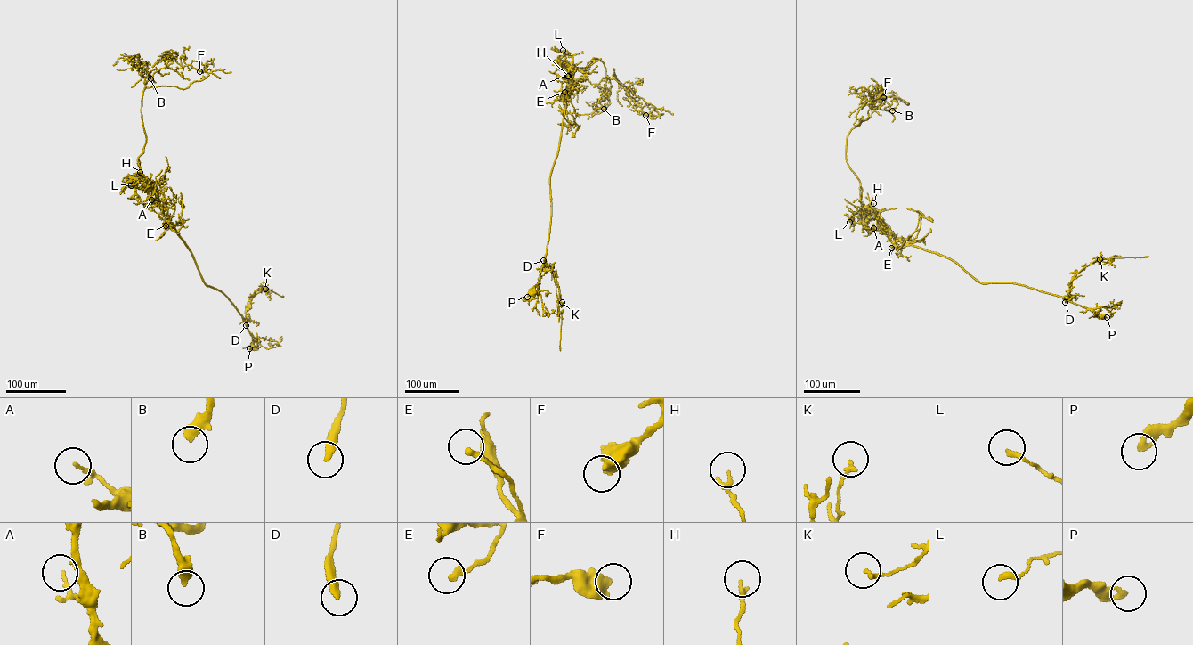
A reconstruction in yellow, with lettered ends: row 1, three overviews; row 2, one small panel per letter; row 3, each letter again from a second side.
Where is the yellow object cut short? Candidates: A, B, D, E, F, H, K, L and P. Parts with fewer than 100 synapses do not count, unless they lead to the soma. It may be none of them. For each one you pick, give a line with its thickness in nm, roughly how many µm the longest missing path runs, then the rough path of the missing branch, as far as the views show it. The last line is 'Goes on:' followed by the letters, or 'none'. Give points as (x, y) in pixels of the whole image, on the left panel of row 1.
Goes on: none

